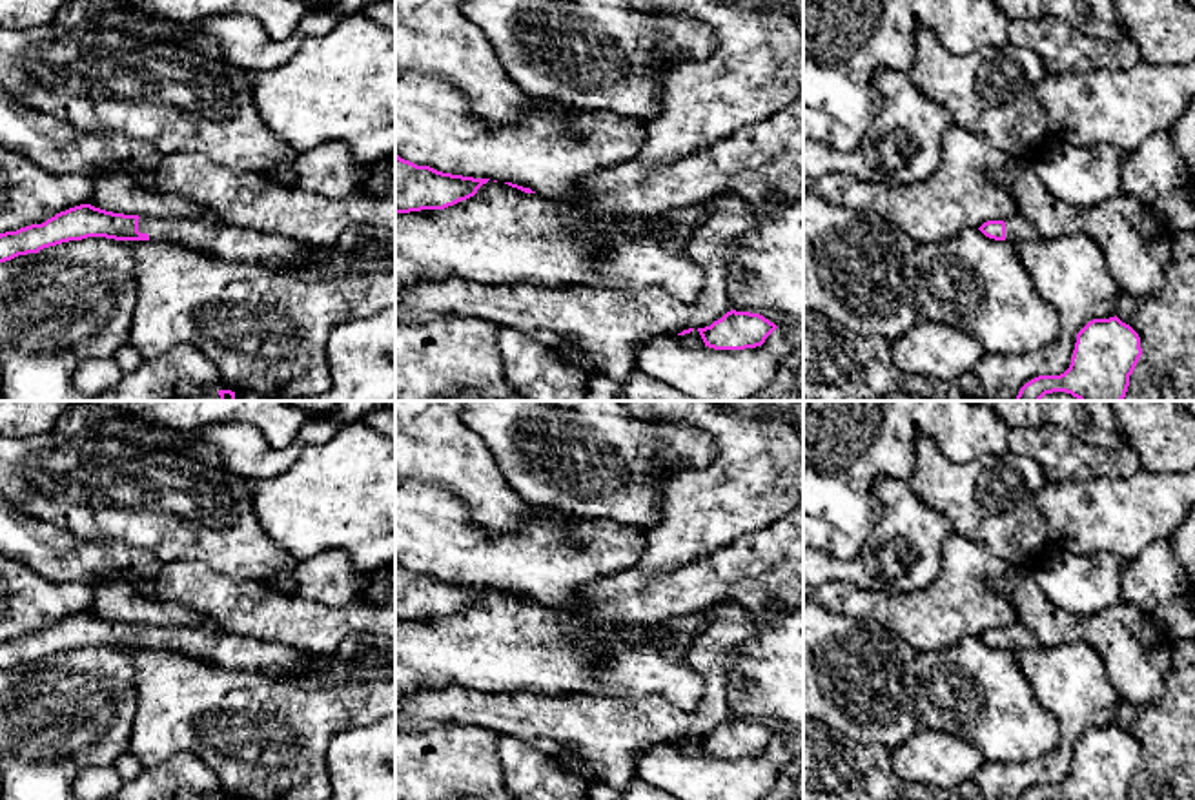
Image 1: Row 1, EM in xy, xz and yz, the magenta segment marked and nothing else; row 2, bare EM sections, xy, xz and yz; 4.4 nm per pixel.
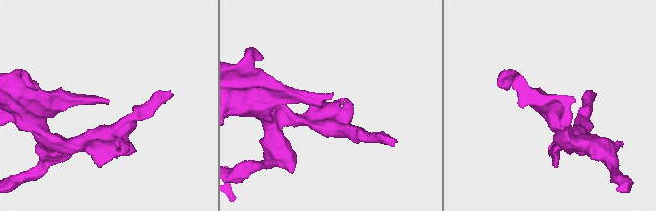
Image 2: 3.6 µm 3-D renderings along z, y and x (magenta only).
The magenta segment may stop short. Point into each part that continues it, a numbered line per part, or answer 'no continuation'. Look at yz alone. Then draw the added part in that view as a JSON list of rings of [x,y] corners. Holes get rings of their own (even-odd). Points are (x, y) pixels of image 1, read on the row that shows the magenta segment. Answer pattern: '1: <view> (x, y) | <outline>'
1: yz (1019, 228) | [[[1018,211],[1006,219],[1006,242],[1018,244],[1020,241],[1031,241],[1037,237],[1035,226]]]

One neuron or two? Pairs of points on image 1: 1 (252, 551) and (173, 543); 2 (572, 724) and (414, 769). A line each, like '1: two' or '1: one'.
1: one
2: two

